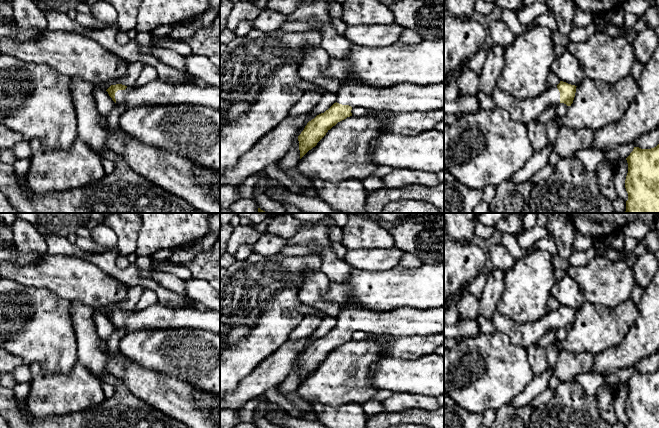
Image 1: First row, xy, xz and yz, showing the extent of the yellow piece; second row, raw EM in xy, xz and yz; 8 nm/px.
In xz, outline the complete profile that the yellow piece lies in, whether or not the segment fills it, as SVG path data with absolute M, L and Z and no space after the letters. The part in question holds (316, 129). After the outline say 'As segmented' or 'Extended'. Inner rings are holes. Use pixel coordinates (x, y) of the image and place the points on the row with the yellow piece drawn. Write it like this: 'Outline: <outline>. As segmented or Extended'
Outline: M348 81L341 84L337 92L337 101L324 113L309 121L298 136L300 159L315 147L333 126L352 116L351 110L353 107L364 107L369 111L394 113L427 112L434 109L444 109L444 84L428 87L400 84L390 88L372 87L357 81Z. Extended

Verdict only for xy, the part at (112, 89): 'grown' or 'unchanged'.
grown

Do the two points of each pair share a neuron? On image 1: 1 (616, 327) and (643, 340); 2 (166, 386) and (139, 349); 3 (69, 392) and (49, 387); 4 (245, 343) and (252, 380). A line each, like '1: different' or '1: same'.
1: different
2: different
3: same
4: different

